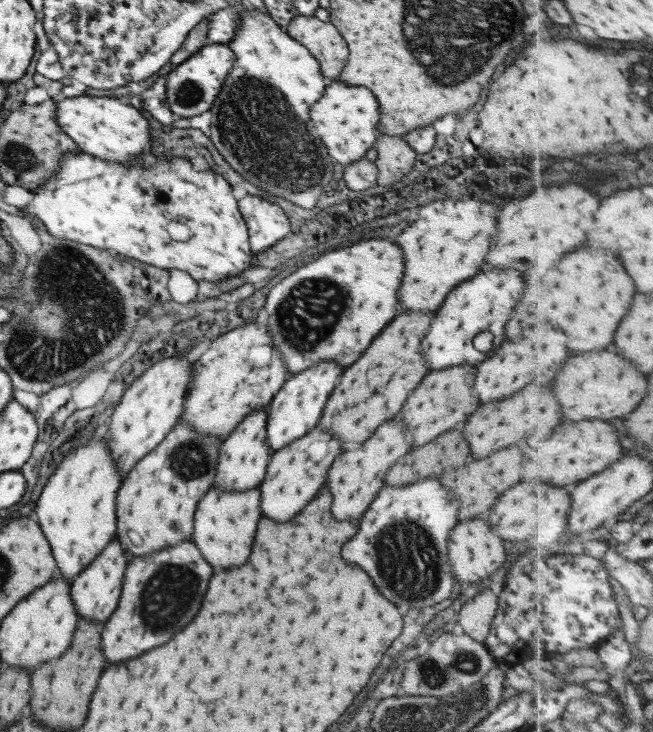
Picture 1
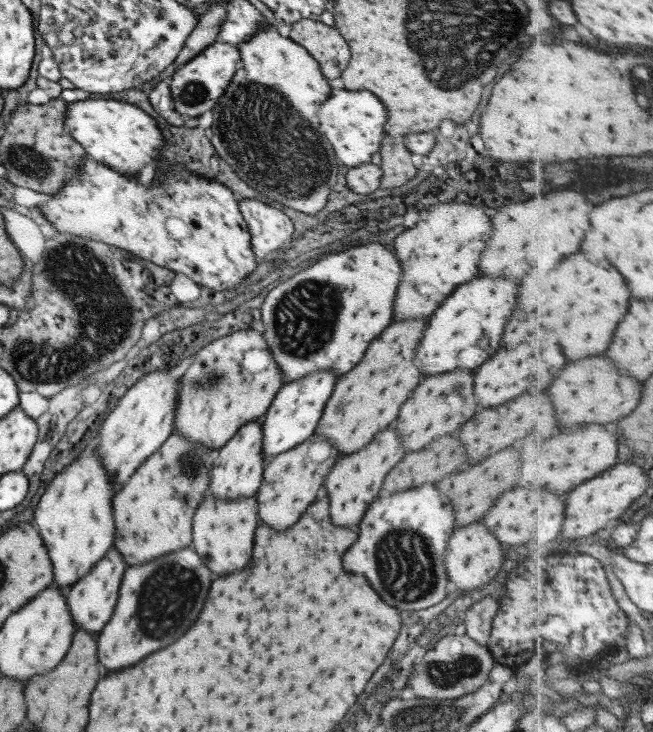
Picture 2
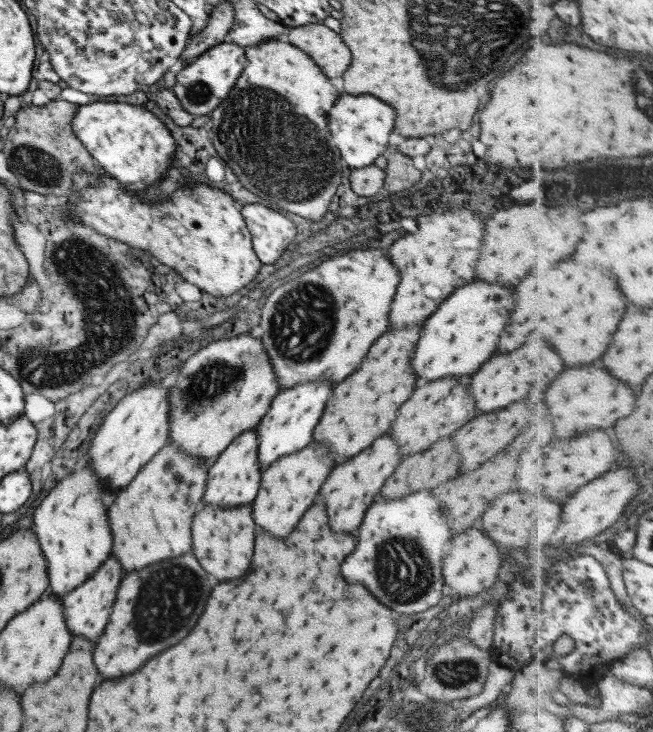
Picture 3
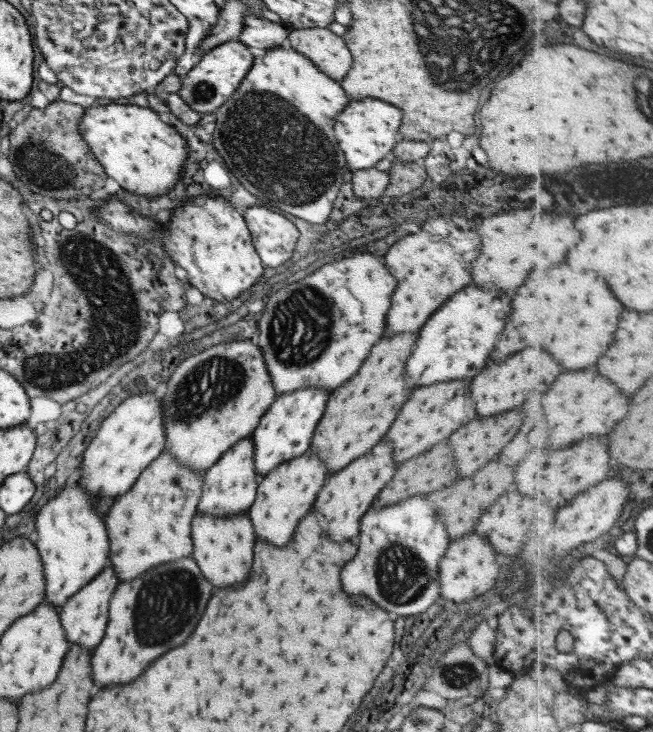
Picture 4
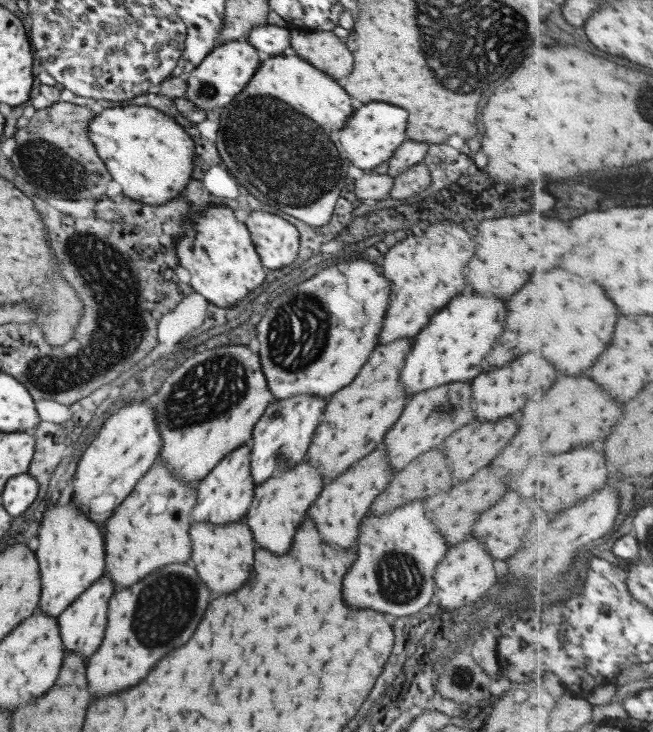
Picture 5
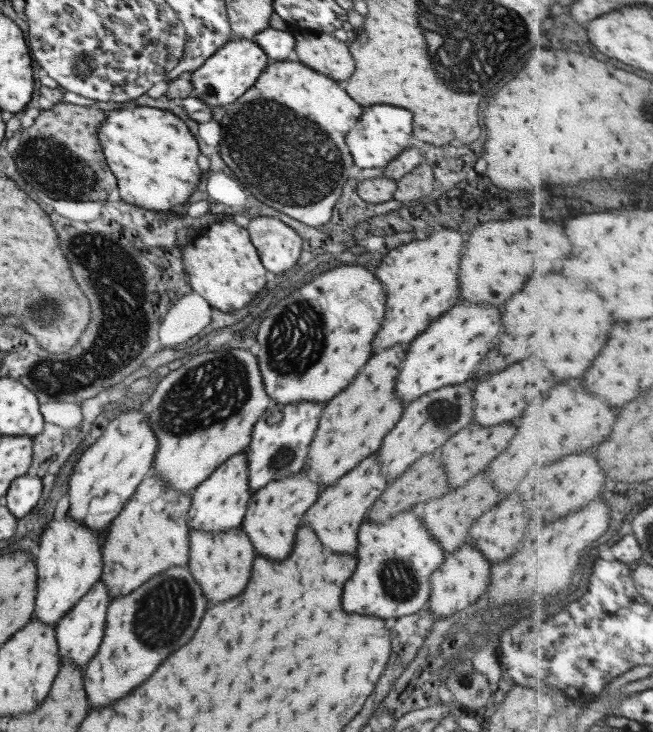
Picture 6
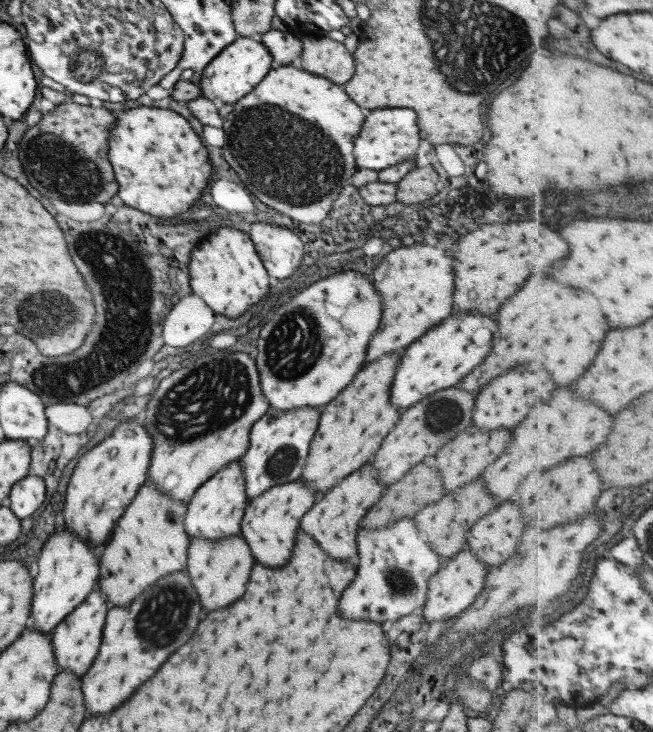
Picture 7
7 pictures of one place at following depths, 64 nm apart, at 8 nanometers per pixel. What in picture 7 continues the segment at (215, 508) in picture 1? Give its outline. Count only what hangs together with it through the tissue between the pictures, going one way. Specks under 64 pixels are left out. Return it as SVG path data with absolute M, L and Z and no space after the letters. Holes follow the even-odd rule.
M241 535L225 538L218 542L210 540L196 540L190 538L187 568L192 584L200 592L200 602L206 612L218 610L228 606L230 602L238 600L246 592L246 584L250 578L250 570L254 566L254 558L248 544Z

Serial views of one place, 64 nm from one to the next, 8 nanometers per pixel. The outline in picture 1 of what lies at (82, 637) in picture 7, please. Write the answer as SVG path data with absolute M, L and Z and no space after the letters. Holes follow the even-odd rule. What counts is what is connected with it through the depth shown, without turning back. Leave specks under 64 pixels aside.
M116 536L100 554L90 562L71 584L71 597L80 619L92 619L95 623L104 624L116 610L121 597L122 584L127 567L127 553Z

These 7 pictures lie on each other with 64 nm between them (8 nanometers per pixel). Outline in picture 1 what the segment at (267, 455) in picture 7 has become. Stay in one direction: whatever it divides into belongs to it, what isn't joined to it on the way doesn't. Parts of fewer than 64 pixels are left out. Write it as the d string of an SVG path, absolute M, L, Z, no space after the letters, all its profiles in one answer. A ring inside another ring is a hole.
M326 361L287 377L282 388L268 405L267 443L272 452L288 447L290 443L301 439L311 428L319 424L328 396L336 388L340 376L342 366Z

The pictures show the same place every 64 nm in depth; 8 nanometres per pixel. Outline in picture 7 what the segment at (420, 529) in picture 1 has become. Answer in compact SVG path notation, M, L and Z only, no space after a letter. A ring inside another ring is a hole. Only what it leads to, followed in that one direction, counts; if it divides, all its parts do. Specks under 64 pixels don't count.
M412 518L398 520L378 530L361 528L357 535L358 570L354 582L344 590L340 614L344 618L362 618L374 622L398 620L422 610L427 601L428 582L443 560L414 526Z

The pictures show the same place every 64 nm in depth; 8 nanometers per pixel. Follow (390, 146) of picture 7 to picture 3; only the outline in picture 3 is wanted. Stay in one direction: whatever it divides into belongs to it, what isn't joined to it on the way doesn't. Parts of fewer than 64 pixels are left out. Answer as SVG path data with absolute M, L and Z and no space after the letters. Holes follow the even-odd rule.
M342 92L338 103L327 112L327 127L348 170L374 165L374 160L384 154L389 145L388 136L393 132L394 118L394 110L382 100L368 94L350 96Z

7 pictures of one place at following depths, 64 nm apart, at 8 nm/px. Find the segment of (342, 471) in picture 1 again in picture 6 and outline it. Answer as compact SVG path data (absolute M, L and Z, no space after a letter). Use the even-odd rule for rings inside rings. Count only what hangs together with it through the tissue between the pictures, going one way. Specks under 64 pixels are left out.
M368 456L352 472L342 476L342 480L338 480L332 486L328 486L320 494L318 502L306 512L306 524L312 530L316 530L320 542L324 546L328 546L330 550L344 552L344 554L354 554L354 550L358 546L360 526L368 517L368 508L386 490L386 486L388 486L388 480L380 474L378 458L376 456Z

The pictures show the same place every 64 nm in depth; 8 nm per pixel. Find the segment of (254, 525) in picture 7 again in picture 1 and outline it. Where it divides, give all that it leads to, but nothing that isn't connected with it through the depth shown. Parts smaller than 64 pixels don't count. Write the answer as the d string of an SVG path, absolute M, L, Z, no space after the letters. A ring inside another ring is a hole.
M318 425L288 447L272 452L265 477L258 486L262 498L262 514L272 520L278 518L278 522L292 520L294 514L298 514L318 494L318 488L326 482L326 474L340 452L340 440L328 432L322 432Z

